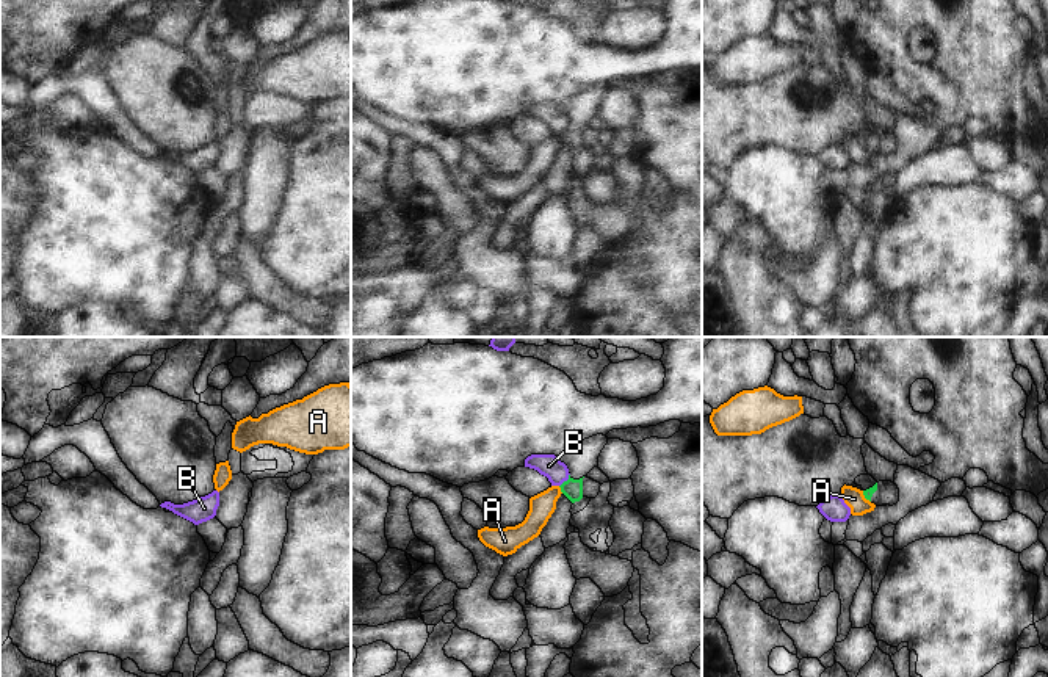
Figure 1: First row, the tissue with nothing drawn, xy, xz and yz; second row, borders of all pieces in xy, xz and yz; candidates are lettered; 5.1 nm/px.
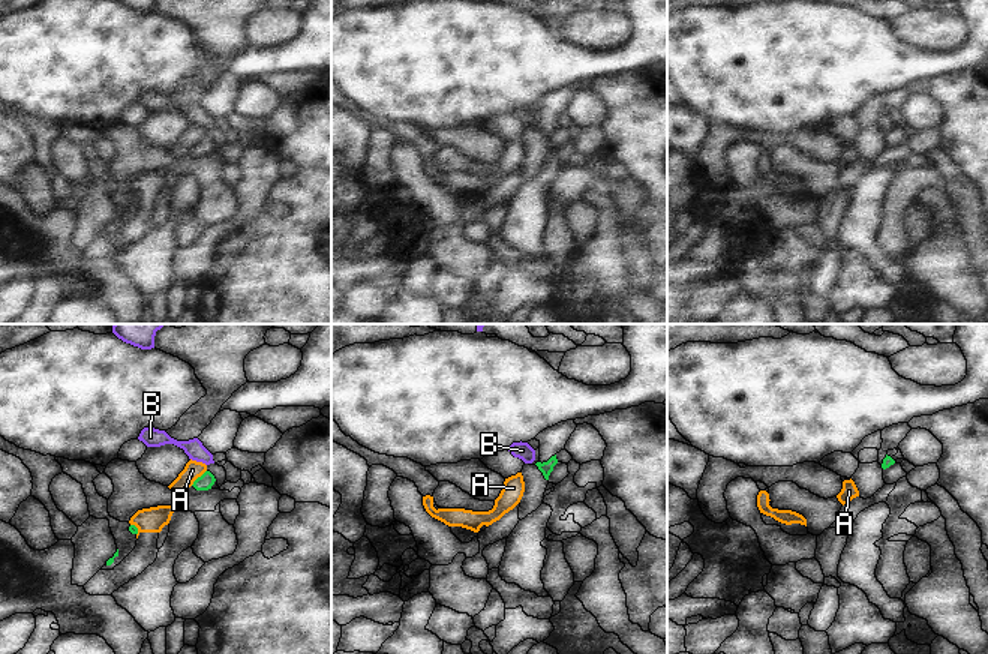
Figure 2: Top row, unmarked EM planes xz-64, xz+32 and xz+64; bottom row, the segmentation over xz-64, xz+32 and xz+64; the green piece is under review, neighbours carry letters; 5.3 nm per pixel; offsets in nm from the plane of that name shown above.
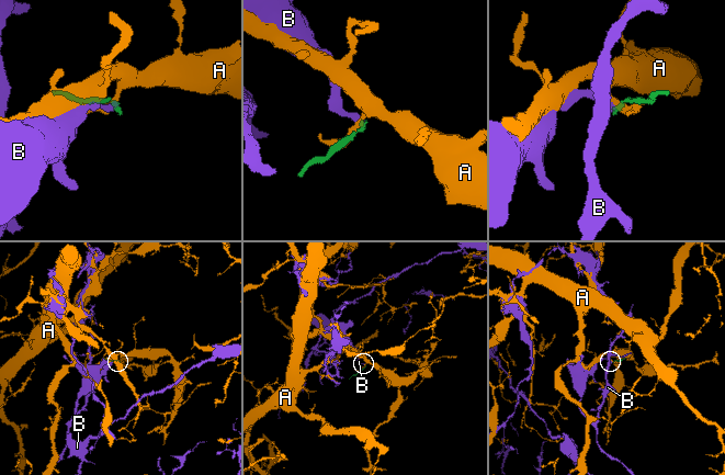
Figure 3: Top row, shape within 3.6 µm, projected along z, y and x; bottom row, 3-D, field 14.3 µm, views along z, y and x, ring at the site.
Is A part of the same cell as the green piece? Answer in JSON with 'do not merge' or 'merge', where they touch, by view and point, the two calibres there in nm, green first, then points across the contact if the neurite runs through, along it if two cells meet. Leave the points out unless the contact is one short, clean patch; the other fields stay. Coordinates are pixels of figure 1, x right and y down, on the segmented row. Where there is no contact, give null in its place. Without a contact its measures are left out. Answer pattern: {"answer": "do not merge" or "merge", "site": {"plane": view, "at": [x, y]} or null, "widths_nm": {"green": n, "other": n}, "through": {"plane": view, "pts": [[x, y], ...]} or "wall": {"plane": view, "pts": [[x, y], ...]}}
{"answer": "do not merge", "site": {"plane": "xz", "at": [561, 489]}, "widths_nm": {"green": 100, "other": 130}}

